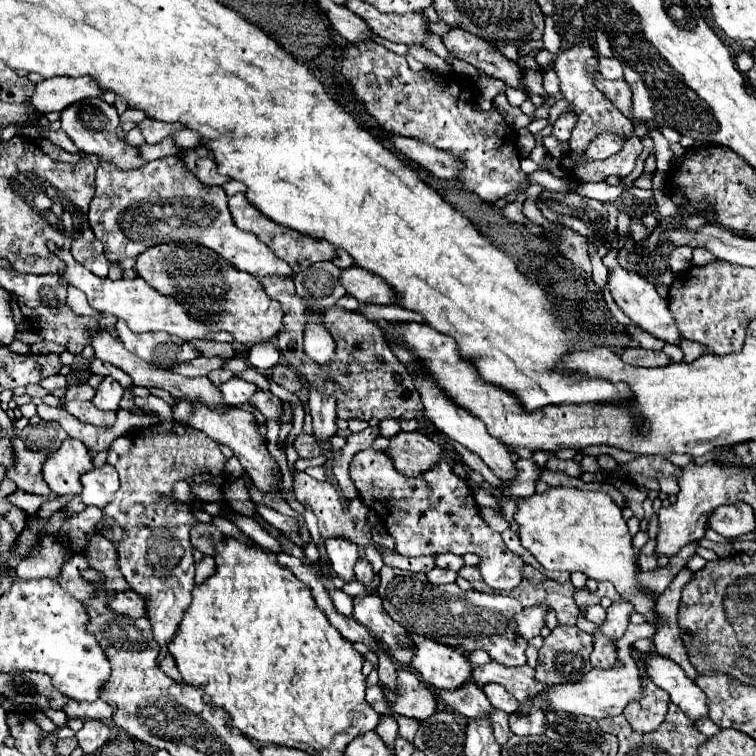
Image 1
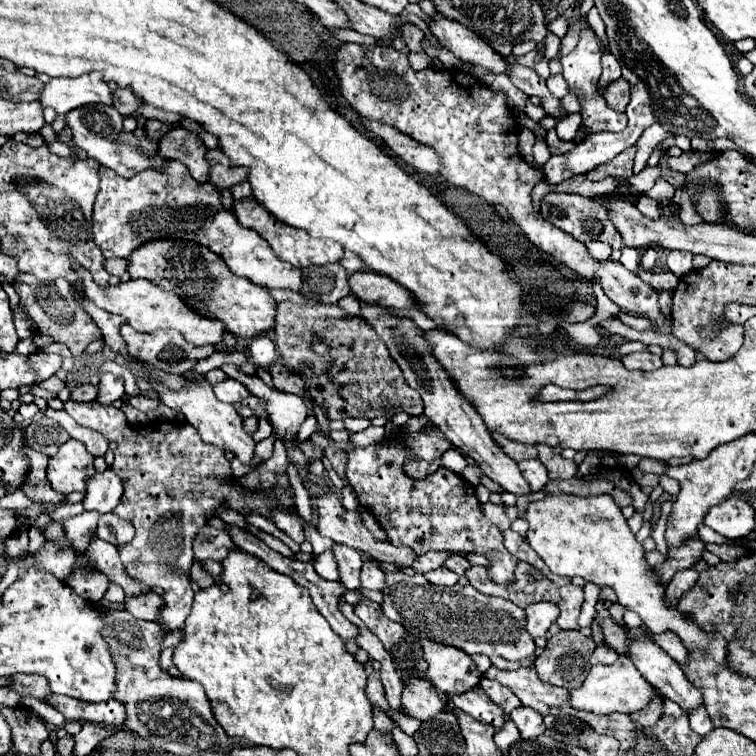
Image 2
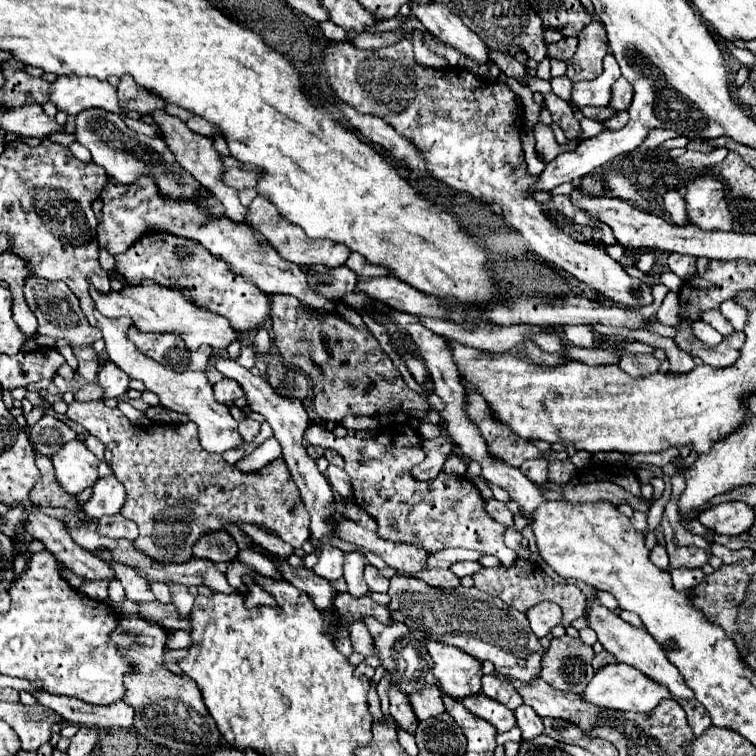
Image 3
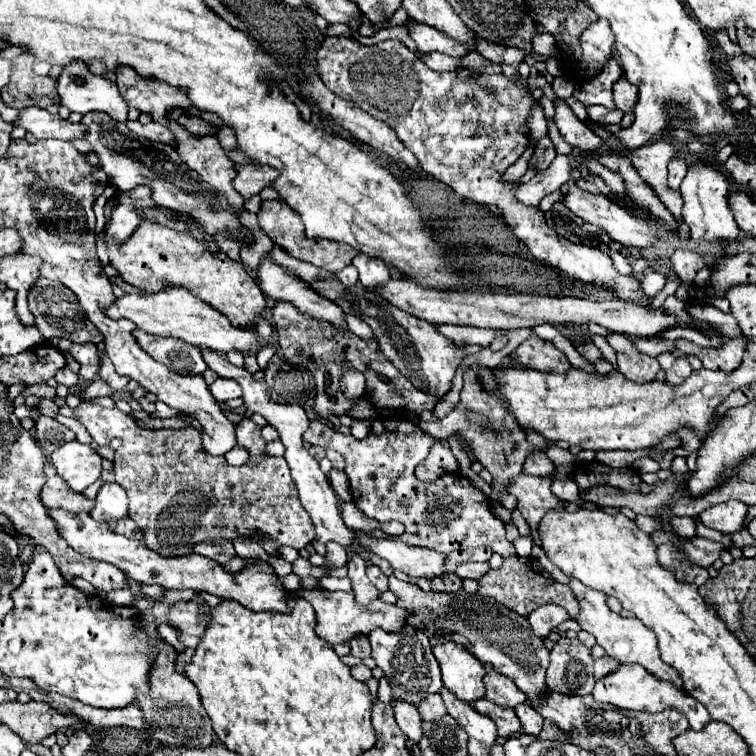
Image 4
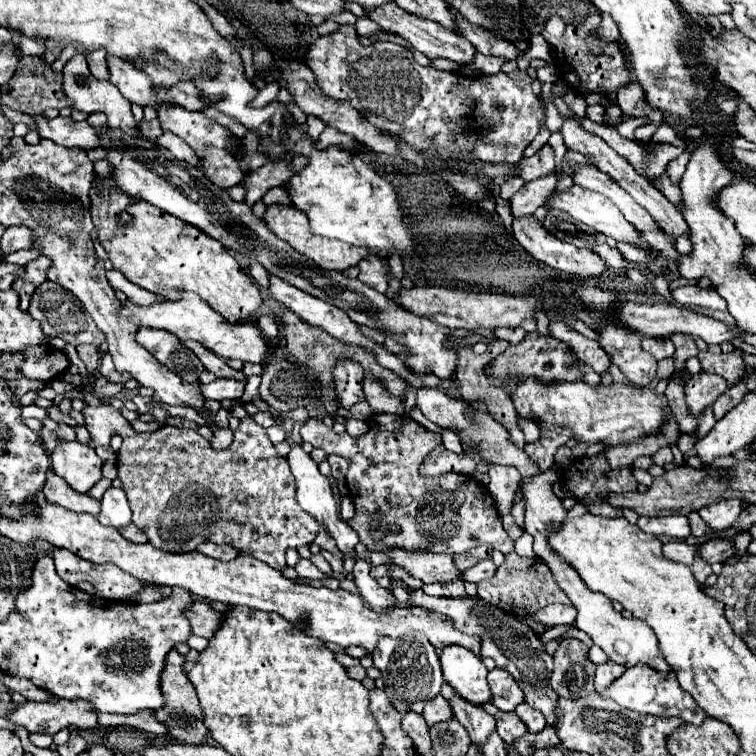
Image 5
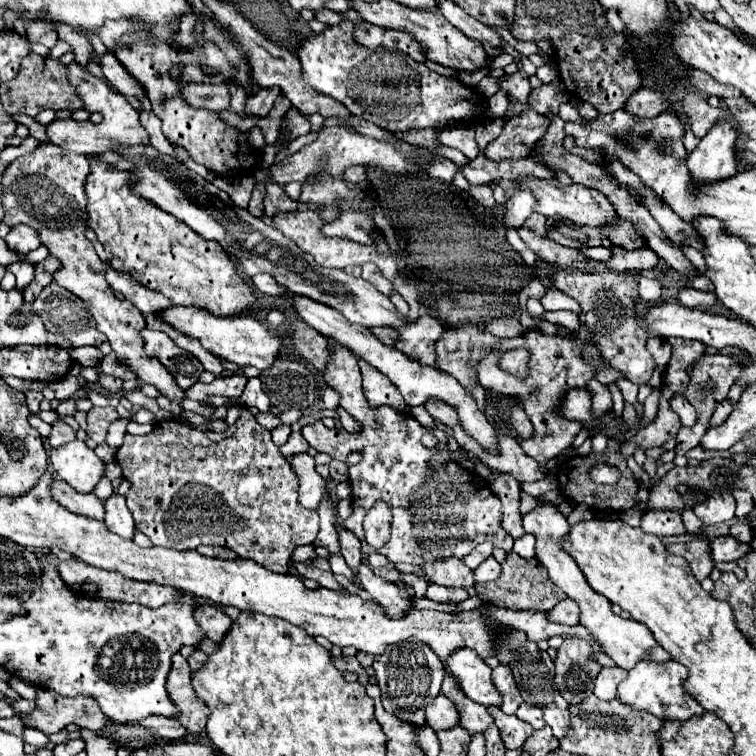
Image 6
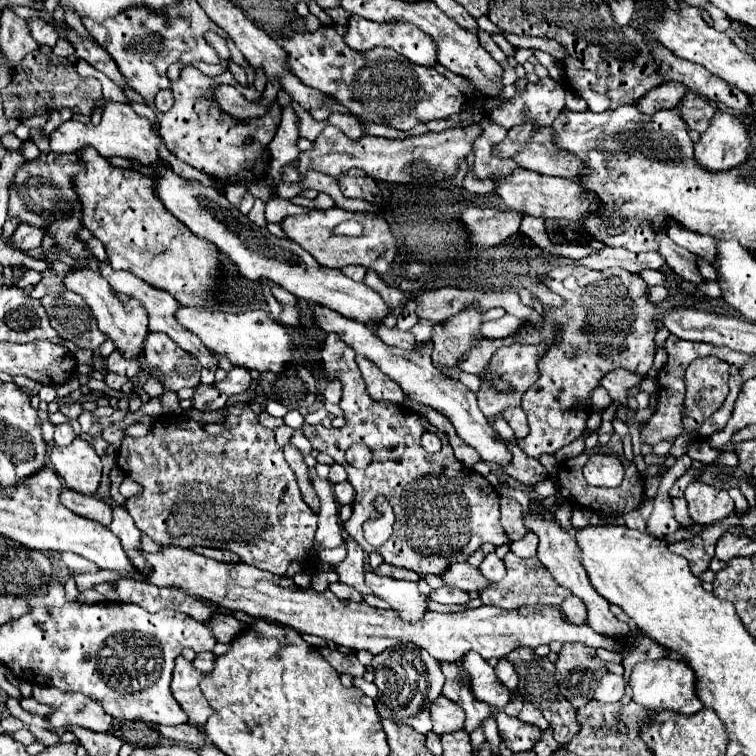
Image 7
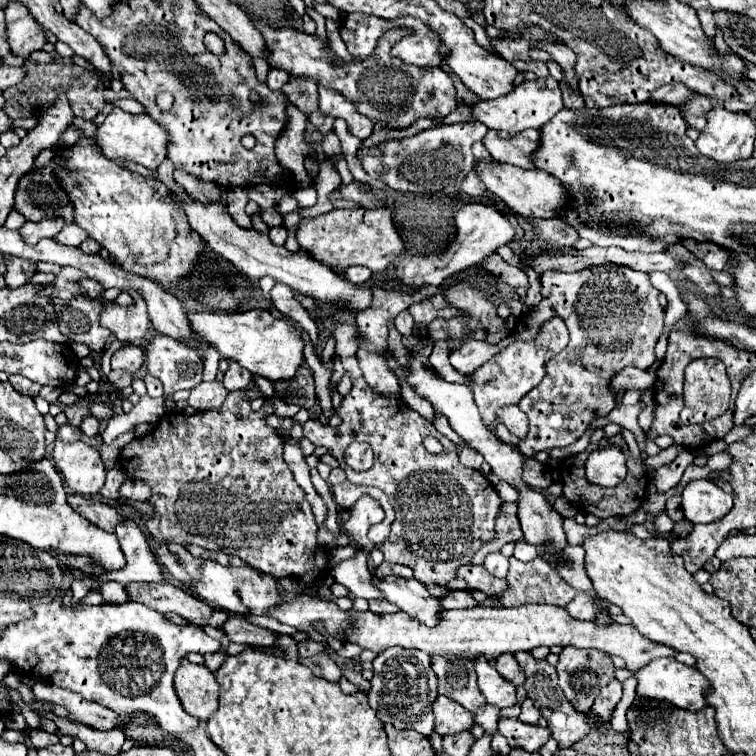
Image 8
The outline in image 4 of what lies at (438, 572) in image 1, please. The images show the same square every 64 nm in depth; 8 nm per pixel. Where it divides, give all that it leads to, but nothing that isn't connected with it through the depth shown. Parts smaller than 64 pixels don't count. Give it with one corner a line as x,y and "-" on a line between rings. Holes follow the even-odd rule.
398,570
393,571
393,575
400,580
414,582
422,590
432,590
432,592
458,592
462,588
462,580
456,574
442,574
436,578
413,578

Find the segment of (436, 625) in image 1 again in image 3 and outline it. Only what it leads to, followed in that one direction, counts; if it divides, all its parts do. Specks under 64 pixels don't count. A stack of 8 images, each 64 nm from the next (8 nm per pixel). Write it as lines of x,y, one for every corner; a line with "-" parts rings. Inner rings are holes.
392,576
388,596
390,618
406,624
422,636
440,644
456,646
478,660
490,660
494,662
496,672
520,680
532,680
532,676
540,674
544,648
530,630
526,614
508,606
500,598
480,592
478,588
432,588
424,580
412,576

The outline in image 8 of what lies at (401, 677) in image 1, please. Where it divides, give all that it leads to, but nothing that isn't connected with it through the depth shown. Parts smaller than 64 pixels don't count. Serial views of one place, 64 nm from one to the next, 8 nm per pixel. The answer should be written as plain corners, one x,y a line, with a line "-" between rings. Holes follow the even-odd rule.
438,696
434,702
434,732
436,734
456,734
462,730
470,730
474,724
474,716
468,716
466,708
460,708
460,704
448,700
446,696

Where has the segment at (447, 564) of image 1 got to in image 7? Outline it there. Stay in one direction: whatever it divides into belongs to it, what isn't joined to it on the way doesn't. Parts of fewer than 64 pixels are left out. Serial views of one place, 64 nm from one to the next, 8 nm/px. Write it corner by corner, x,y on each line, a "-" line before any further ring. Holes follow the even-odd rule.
488,554
486,558
484,558
484,562
480,564
480,574
486,578
486,580
490,580
490,582
500,582
502,578
504,578
504,572
506,572
506,568
504,568
504,562
496,556
496,554

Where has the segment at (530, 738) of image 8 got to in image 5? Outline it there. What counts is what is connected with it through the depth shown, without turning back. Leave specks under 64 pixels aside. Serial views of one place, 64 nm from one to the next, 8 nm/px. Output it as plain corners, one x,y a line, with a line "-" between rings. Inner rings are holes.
490,702
482,704
482,708
492,714
496,718
496,730
500,734
500,738
506,742
506,744
512,744
518,736
526,734
526,728
522,724
522,720
516,716
516,712
500,712
496,706
492,706

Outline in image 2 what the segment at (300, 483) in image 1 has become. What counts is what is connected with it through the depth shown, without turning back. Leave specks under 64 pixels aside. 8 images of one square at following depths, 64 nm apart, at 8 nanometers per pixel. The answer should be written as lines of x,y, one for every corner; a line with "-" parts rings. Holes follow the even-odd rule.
306,480
306,488
312,492
314,496
314,502
316,502
316,510
318,510
318,532
320,536
328,536
332,538
334,542
340,542
340,544
346,544
346,546
352,546
360,552
366,552
368,556
372,558
378,558
380,562
390,562
390,564
404,564
404,566
410,566
412,560
416,558
416,554
410,550
410,548
394,548
392,544
386,544
386,542
378,542
370,532
368,528
364,526
364,522
360,522
360,514
362,514
362,506
358,506
356,510
350,510
350,514
346,514
346,508
342,506
342,500
340,496
328,488
328,486
322,486
322,484
316,484
316,482
310,482

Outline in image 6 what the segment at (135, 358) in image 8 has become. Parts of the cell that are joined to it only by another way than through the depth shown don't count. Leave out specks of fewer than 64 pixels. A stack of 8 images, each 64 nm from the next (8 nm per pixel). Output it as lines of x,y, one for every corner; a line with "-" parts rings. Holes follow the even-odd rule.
108,354
108,356
102,358
102,362
100,362
100,370
102,370
104,374
110,374
110,376
120,378
120,380
128,380
128,378
132,378
132,372
128,372
126,368
120,368
120,364
116,364
116,356
112,356
112,354

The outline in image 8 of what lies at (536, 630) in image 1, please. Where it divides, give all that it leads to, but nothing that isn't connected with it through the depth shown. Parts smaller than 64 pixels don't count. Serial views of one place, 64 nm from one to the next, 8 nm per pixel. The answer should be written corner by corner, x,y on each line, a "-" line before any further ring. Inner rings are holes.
578,594
572,602
568,602
566,610
576,620
592,620
592,616
596,614
596,604
594,604
592,596
580,596

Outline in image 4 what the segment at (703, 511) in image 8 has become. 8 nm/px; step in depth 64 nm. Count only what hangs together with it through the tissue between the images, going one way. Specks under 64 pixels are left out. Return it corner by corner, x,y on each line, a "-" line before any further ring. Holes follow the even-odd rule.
728,500
724,504
716,504
708,508
698,518
708,528
714,528
722,534
732,534
732,532
740,532
746,526
746,516
748,516
748,506
744,502

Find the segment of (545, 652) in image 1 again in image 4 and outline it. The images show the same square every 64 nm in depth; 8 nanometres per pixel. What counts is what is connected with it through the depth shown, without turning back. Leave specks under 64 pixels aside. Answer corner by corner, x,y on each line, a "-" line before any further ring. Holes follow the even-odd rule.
562,636
550,650
546,684
560,694
590,694
594,684
592,652
580,640

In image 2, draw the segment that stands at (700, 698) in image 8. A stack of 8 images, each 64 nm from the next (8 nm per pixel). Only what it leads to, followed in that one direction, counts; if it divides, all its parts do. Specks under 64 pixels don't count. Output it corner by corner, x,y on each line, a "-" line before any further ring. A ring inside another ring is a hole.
620,656
612,666
592,666
588,678
580,688
570,690
568,704
574,710
592,712
598,716
606,716
610,712
636,712
648,704
656,690
644,680
644,676
638,672
638,668
632,664
628,656
-
698,708
696,712
688,714
688,718
690,718
690,728
700,736
706,736
708,732
714,730
714,724
708,720
708,714
704,712
704,708

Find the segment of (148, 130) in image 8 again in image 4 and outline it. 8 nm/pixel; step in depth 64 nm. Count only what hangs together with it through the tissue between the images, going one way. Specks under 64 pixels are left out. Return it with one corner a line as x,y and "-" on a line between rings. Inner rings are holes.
68,64
58,78
56,90
60,106
66,106
70,112
100,110
120,122
128,118
128,106
116,84
102,76
92,76
84,64
-
38,106
20,110
20,116
12,122
12,126
24,128
26,132
34,134
36,138
58,138
58,140
84,138
84,126
82,124
70,124
68,120
52,116

